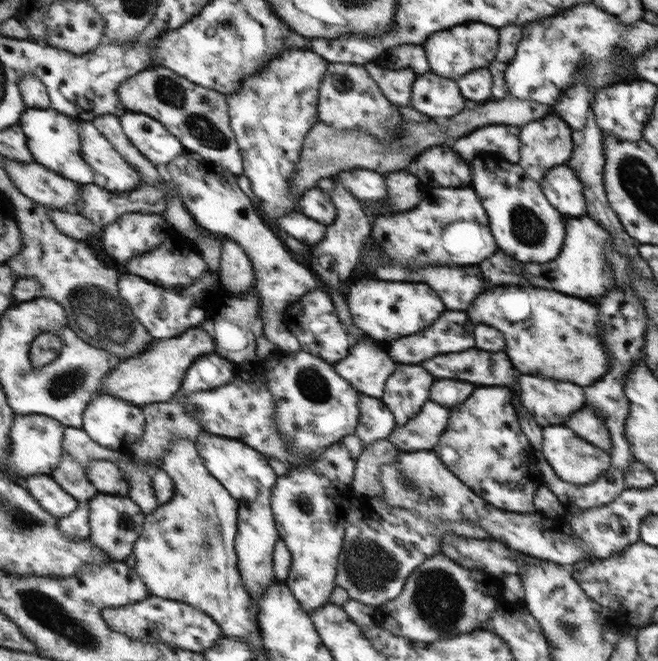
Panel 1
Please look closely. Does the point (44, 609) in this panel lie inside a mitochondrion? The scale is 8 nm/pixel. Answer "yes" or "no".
yes

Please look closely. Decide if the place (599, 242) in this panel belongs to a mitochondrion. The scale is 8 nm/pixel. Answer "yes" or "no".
yes

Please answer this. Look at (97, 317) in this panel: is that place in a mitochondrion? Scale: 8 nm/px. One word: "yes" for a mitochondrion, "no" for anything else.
yes

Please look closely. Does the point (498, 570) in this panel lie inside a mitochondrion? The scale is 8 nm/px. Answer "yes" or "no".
no

